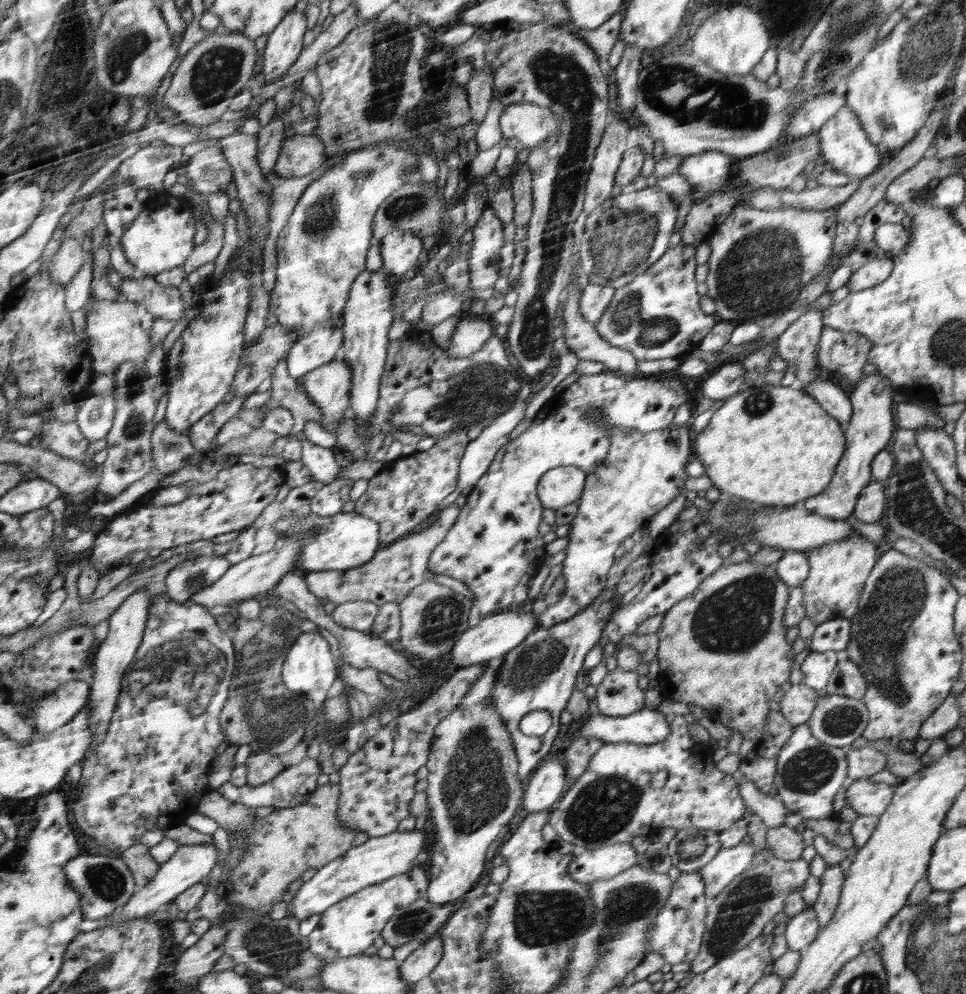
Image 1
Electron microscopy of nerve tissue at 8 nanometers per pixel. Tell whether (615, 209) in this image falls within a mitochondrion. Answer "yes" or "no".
yes

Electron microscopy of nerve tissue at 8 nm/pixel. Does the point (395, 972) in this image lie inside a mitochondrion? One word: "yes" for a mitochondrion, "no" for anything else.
no

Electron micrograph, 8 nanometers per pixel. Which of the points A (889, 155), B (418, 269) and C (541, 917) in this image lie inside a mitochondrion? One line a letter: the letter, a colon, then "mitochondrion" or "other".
A: other
B: other
C: mitochondrion

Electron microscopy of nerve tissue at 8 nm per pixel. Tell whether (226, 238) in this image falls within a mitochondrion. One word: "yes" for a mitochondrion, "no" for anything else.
no

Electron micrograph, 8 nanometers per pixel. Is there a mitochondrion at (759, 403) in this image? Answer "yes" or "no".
yes

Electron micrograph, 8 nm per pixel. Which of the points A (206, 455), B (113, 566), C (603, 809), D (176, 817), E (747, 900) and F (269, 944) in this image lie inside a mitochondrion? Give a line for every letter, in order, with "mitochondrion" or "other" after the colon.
A: other
B: other
C: mitochondrion
D: other
E: mitochondrion
F: mitochondrion

